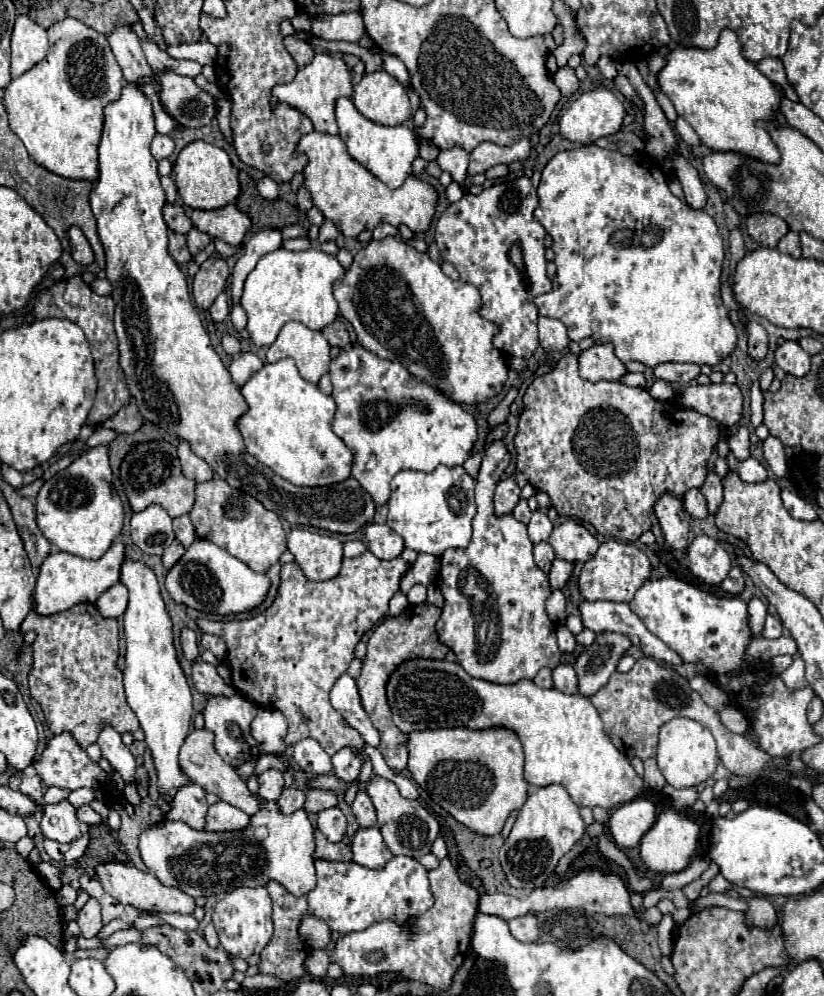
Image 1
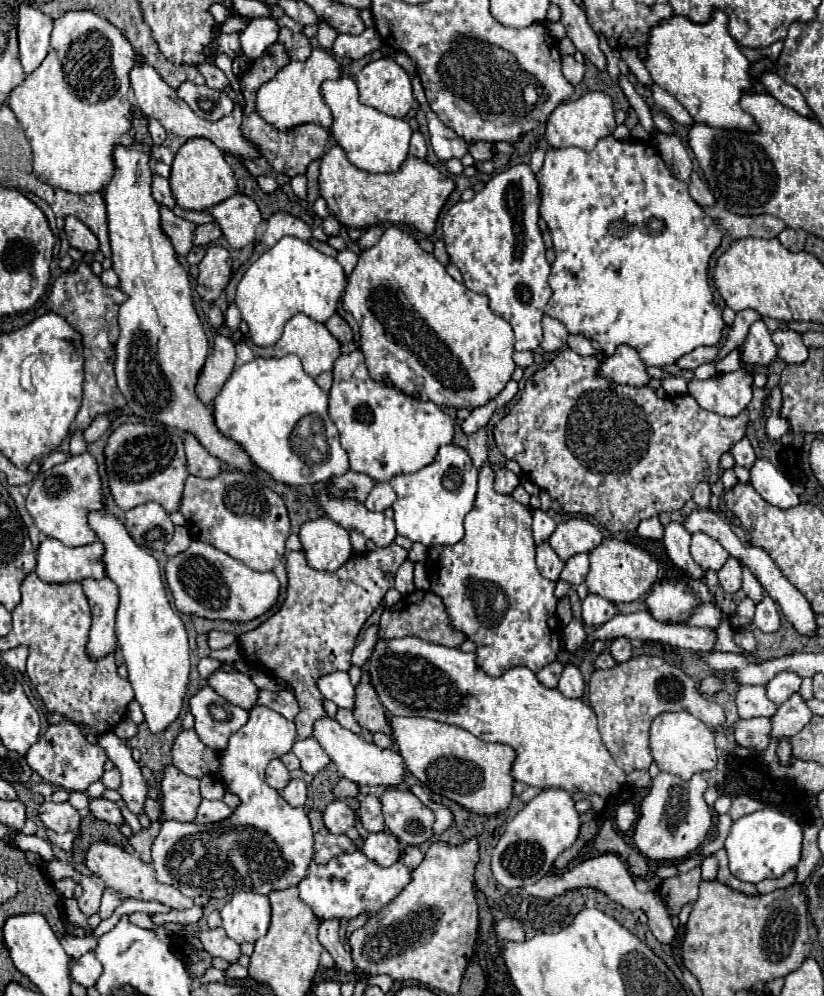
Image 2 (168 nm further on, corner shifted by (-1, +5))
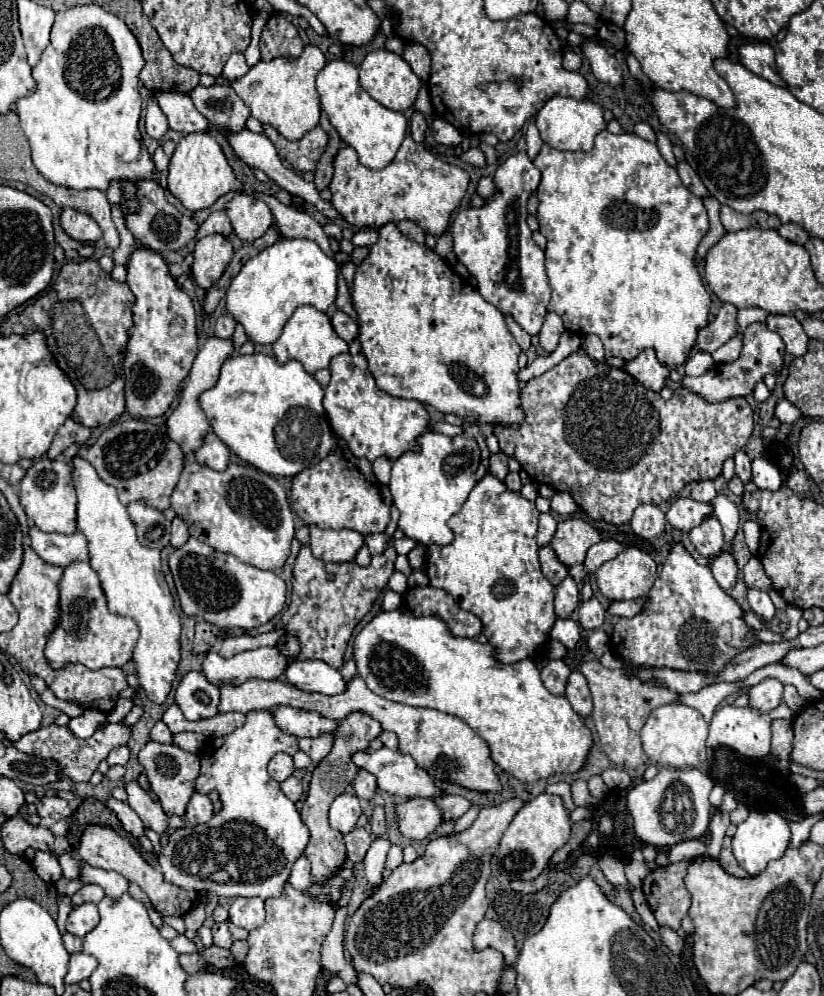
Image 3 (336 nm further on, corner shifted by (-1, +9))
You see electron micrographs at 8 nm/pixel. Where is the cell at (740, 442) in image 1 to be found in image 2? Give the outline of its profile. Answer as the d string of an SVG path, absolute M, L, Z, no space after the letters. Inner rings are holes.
M744 437L742 441L738 441L738 443L732 447L730 453L734 455L736 465L746 467L746 469L752 469L754 461L756 461L756 455L754 455L754 449L752 449L752 445L750 445L750 441L748 441L746 437Z

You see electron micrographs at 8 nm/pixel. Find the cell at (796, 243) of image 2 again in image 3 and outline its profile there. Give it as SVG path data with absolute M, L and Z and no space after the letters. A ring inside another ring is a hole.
M786 223L786 225L782 225L782 227L778 229L778 233L780 233L784 239L788 239L788 241L792 241L792 243L798 243L798 245L804 245L804 243L808 241L808 233L806 233L800 225L796 225L796 223Z

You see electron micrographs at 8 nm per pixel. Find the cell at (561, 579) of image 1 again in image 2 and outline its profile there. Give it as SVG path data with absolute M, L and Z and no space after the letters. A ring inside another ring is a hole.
M586 553L574 555L572 559L566 561L560 579L564 579L564 581L568 581L568 583L572 583L572 585L578 587L580 583L584 583L588 569L590 569L590 559L588 559L588 555L586 555Z

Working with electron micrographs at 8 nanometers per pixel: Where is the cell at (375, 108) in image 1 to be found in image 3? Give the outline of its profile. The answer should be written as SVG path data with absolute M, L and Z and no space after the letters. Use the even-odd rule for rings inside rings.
M378 49L372 51L364 57L364 61L358 67L360 71L360 87L372 97L376 99L380 105L392 109L392 111L406 111L408 107L414 105L416 93L420 89L420 79L412 73L410 65L396 53L390 53L386 49Z

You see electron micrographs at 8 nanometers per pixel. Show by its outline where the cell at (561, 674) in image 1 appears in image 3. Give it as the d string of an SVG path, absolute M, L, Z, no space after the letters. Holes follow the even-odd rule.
M576 669L570 673L568 683L566 683L566 699L570 701L574 711L580 713L582 717L592 713L592 697L590 697L586 677Z

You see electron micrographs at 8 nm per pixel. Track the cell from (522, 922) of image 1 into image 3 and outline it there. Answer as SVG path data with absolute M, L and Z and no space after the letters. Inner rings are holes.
M482 919L480 925L476 927L474 949L482 951L486 947L492 947L492 949L500 951L504 955L506 967L512 967L516 963L516 957L518 957L516 939L514 939L512 931L506 929L502 923L490 921L490 919Z

